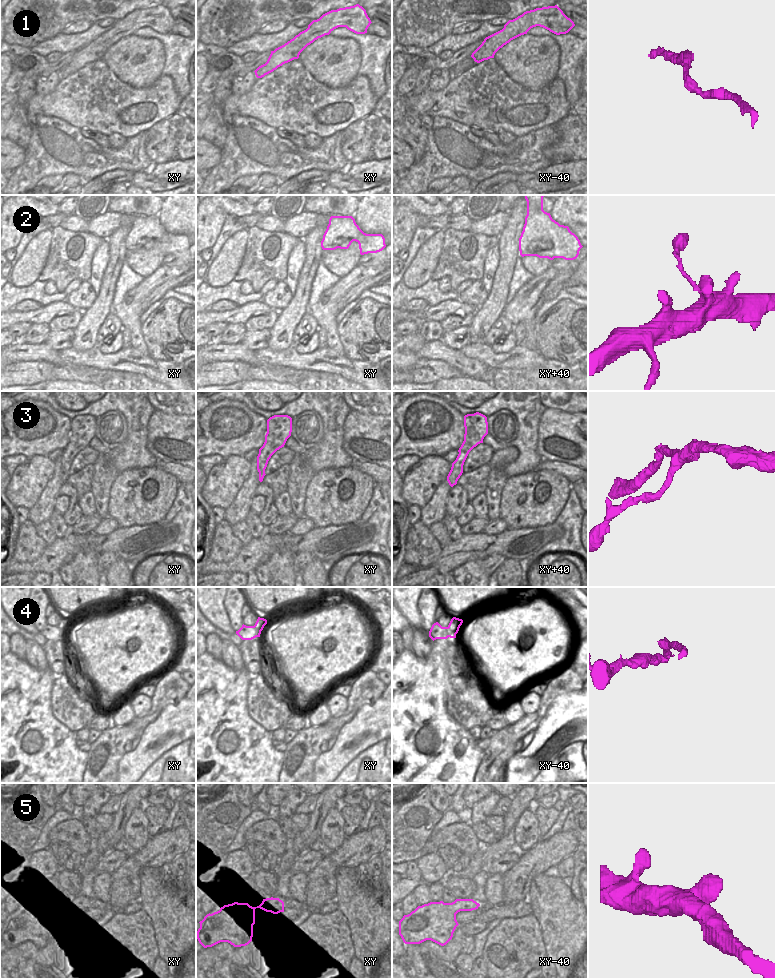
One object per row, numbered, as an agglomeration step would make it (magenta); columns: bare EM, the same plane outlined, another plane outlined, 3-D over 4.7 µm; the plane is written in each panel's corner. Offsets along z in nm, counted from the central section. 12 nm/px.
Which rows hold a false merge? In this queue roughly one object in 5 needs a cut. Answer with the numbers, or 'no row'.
4

